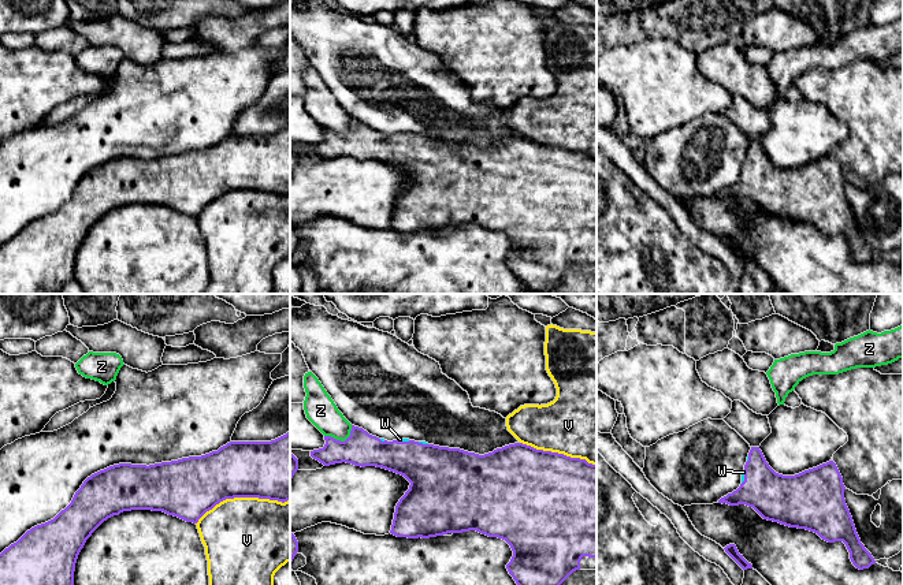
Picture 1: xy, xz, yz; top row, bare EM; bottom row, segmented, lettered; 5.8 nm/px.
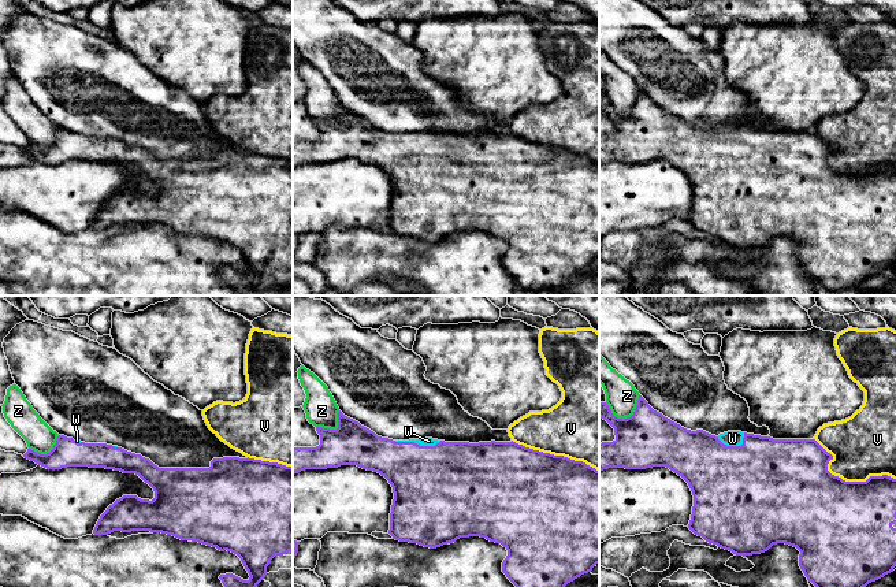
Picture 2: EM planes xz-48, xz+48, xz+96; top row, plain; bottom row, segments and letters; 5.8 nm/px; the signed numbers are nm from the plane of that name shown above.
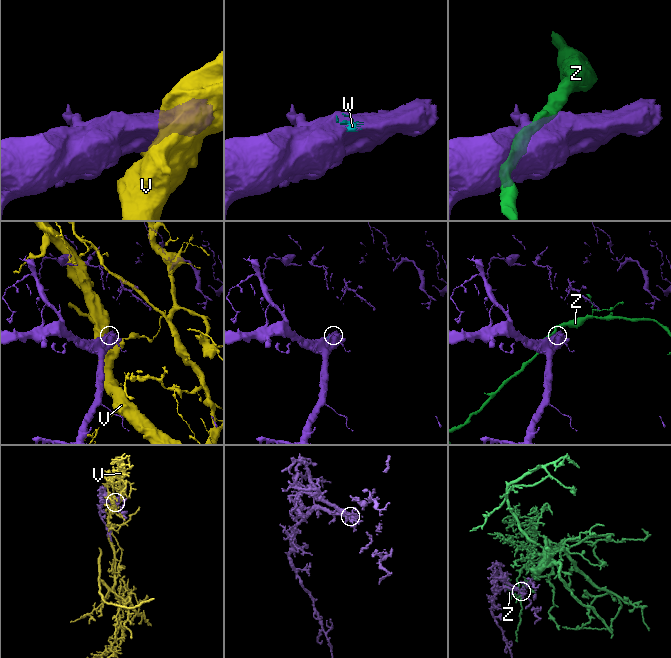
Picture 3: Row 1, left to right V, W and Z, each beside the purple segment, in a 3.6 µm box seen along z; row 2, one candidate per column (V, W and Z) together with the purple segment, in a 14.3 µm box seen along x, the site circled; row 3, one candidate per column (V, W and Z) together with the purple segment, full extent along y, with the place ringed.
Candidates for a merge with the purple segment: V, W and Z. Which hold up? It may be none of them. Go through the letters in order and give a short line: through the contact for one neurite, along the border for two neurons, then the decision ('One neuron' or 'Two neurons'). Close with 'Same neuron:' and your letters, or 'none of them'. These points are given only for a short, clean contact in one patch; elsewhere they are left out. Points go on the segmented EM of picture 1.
V: Two neurons
W: One neuron
Z: Two neurons
Same neuron: W

